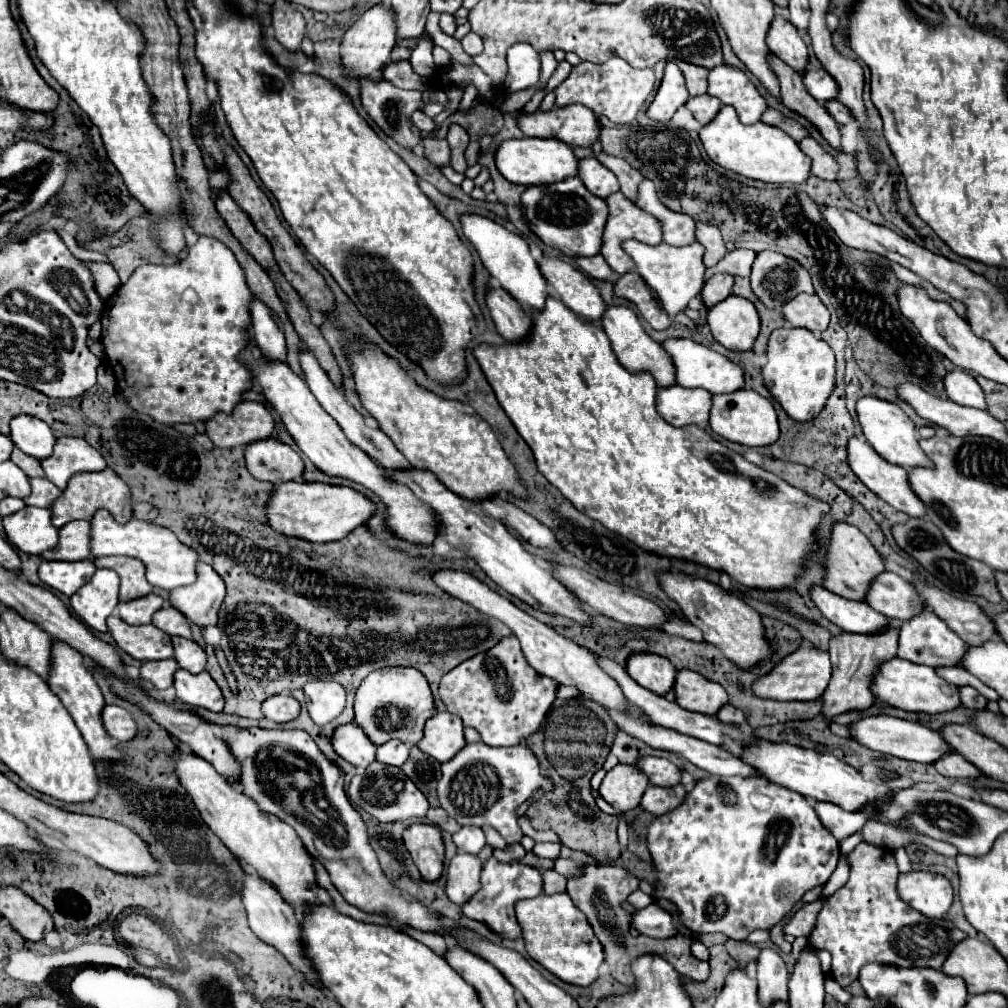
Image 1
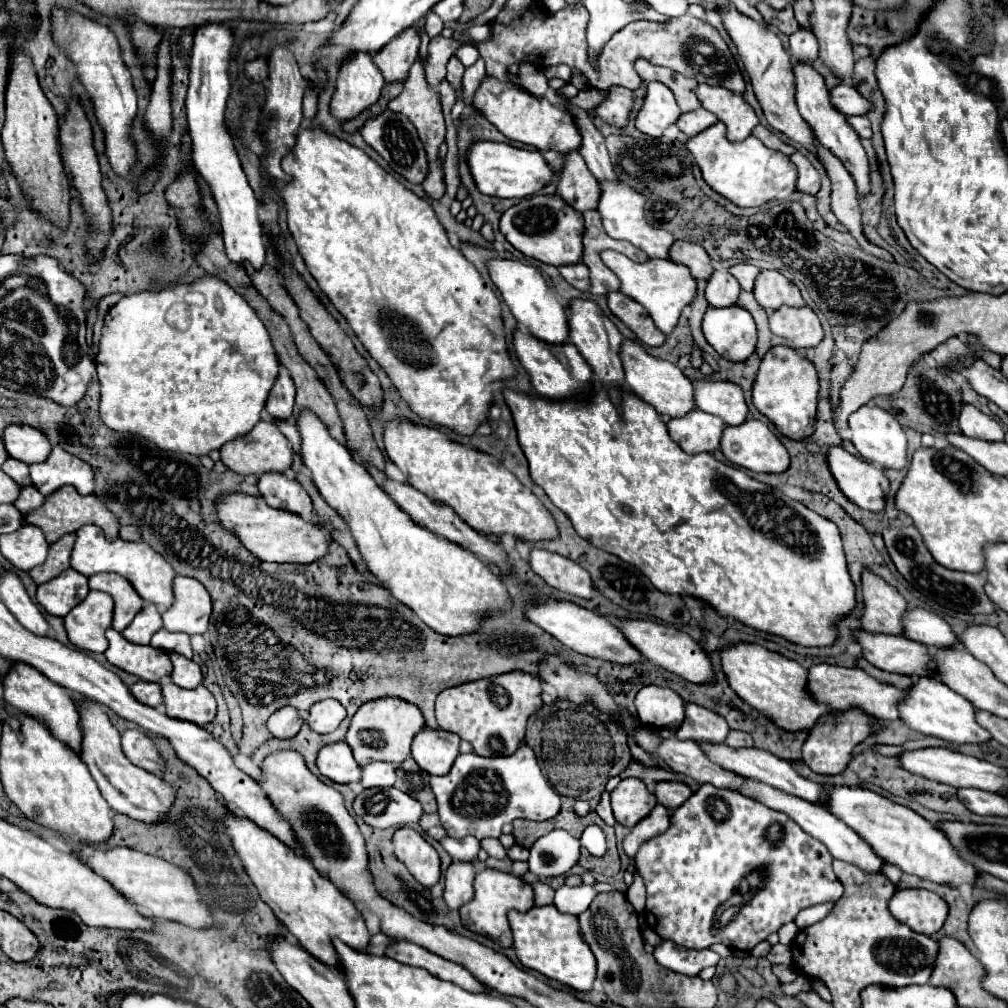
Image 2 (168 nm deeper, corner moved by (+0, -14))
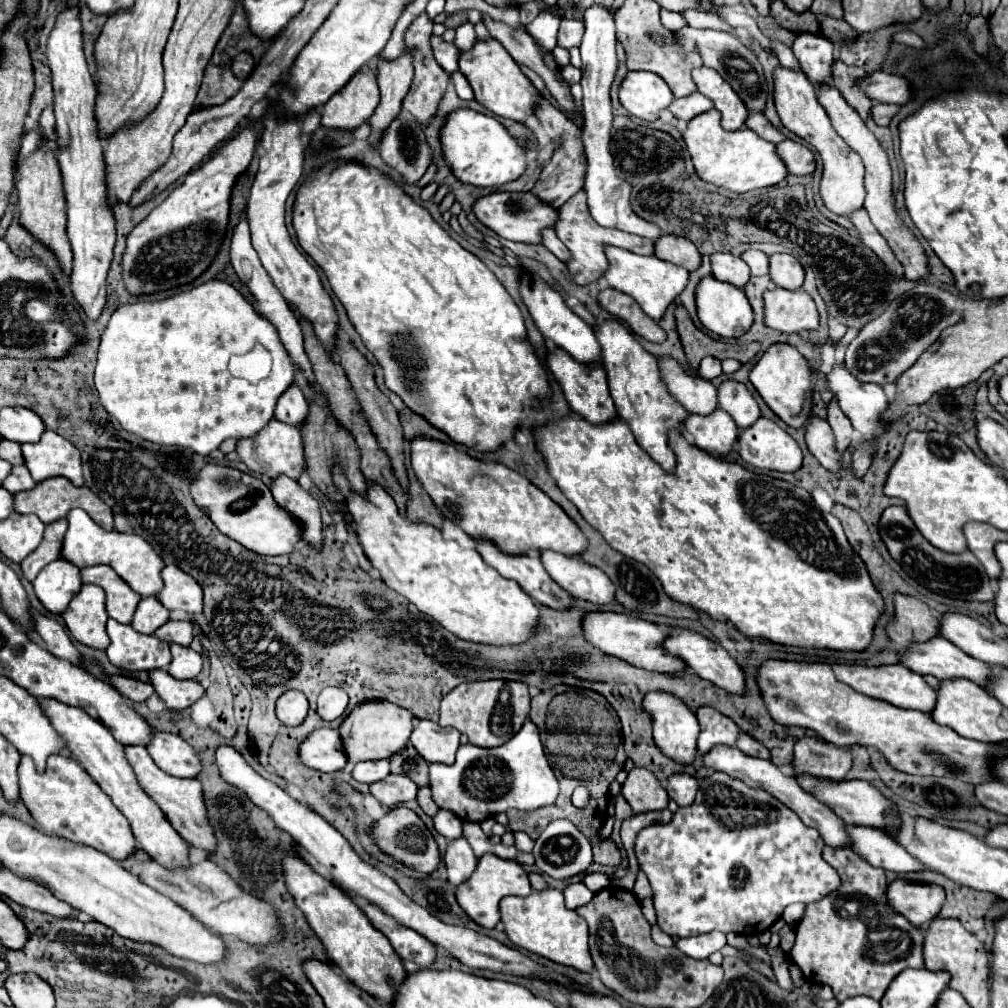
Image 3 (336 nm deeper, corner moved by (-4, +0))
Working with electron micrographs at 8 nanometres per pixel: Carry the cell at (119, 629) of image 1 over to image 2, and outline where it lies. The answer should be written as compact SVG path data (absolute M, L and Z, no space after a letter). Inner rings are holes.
M107 630L105 638L109 640L109 648L105 658L119 670L135 674L145 682L159 682L171 674L171 660L167 652L153 646L137 646L125 640L119 632Z

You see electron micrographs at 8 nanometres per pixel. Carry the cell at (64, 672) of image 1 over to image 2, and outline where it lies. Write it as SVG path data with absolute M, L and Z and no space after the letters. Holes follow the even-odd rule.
M83 698L83 704L79 704L79 708L83 708L79 710L81 726L83 726L83 754L81 754L83 758L81 760L87 764L93 780L97 782L109 806L115 812L123 812L125 816L139 822L149 822L149 824L165 822L175 802L175 790L163 778L151 772L145 772L143 768L127 760L127 756L121 750L121 734L109 722L107 714L101 710L97 702Z

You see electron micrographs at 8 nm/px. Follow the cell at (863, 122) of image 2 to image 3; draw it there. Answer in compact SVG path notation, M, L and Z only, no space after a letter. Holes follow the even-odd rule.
M875 104L871 108L871 116L873 116L875 124L889 126L889 122L897 114L897 110L899 110L899 106L895 106L895 104Z

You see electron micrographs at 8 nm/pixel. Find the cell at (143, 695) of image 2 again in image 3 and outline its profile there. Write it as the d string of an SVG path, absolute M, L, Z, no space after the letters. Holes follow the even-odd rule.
M123 674L111 676L109 684L115 686L123 696L127 696L133 702L145 702L155 692L149 682L141 682L137 678L129 678L129 676L123 676Z

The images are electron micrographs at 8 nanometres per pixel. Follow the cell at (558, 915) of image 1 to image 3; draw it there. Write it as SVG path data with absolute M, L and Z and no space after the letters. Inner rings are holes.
M543 890L533 892L527 898L505 896L501 900L501 922L505 924L505 932L515 946L521 946L533 954L549 958L551 962L573 966L581 972L593 972L593 958L589 952L589 934L587 922L575 912L569 910L563 902L563 894L559 890Z

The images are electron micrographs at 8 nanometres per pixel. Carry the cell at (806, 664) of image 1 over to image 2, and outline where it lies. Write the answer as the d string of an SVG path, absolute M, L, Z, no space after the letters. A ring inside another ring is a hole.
M817 664L809 670L809 692L817 702L829 704L835 710L857 708L869 714L871 718L879 718L879 720L899 720L897 704L903 696L907 696L905 690L879 682L869 674L865 674L861 668L843 668L843 666L829 666L829 664Z

